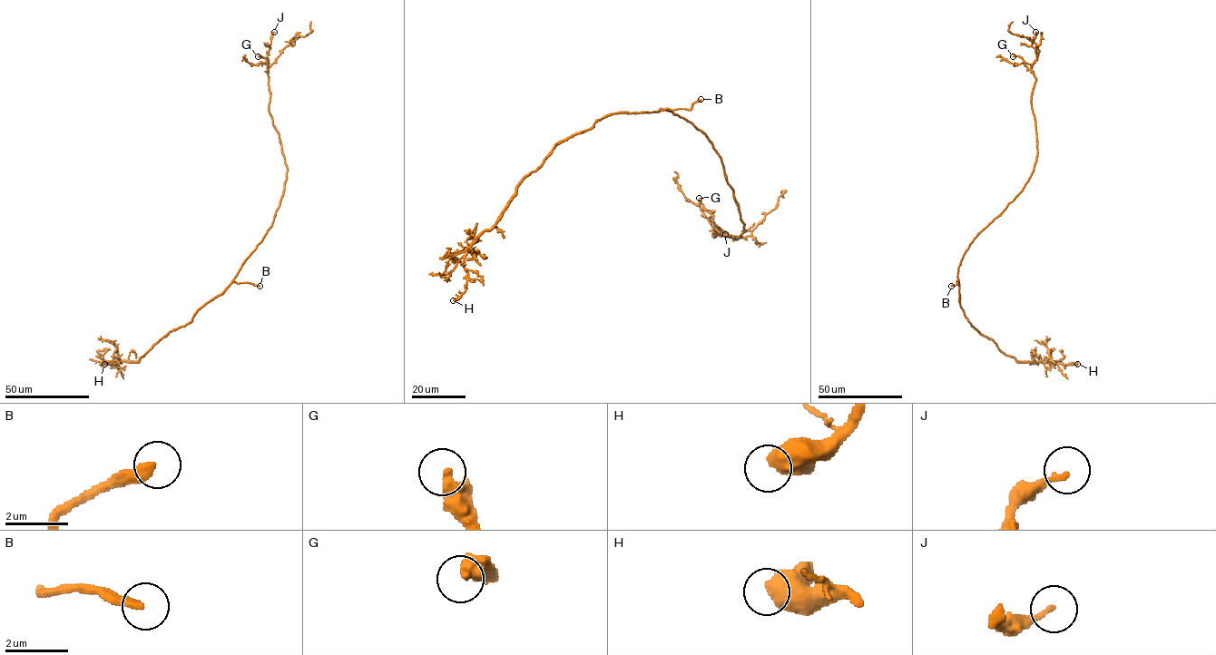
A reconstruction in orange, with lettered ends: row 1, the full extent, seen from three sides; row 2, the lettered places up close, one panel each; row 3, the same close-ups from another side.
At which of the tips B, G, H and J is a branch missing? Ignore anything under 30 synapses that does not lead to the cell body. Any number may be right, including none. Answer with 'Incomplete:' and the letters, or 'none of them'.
Incomplete: B

